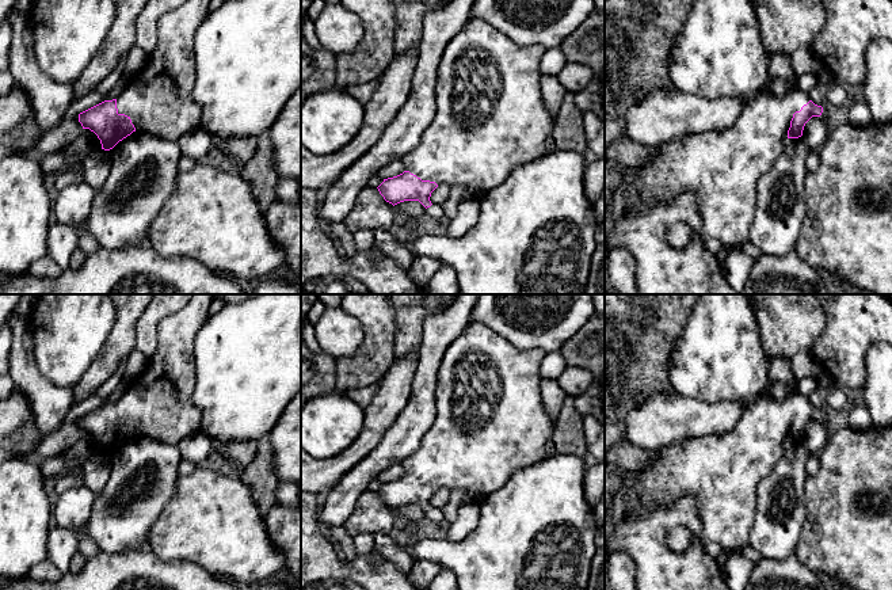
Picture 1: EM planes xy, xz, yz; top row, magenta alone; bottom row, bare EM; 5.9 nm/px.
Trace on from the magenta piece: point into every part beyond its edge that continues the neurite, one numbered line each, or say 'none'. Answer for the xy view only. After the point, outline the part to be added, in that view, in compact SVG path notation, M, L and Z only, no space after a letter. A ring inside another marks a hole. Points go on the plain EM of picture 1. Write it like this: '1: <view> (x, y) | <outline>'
1: xy (157, 402) | M194 294L183 308L159 323L156 351L148 357L146 368L126 382L126 389L117 401L118 418L127 419L136 435L179 446L188 434L201 430L201 411L192 403L194 339L210 316L213 298L213 294Z

